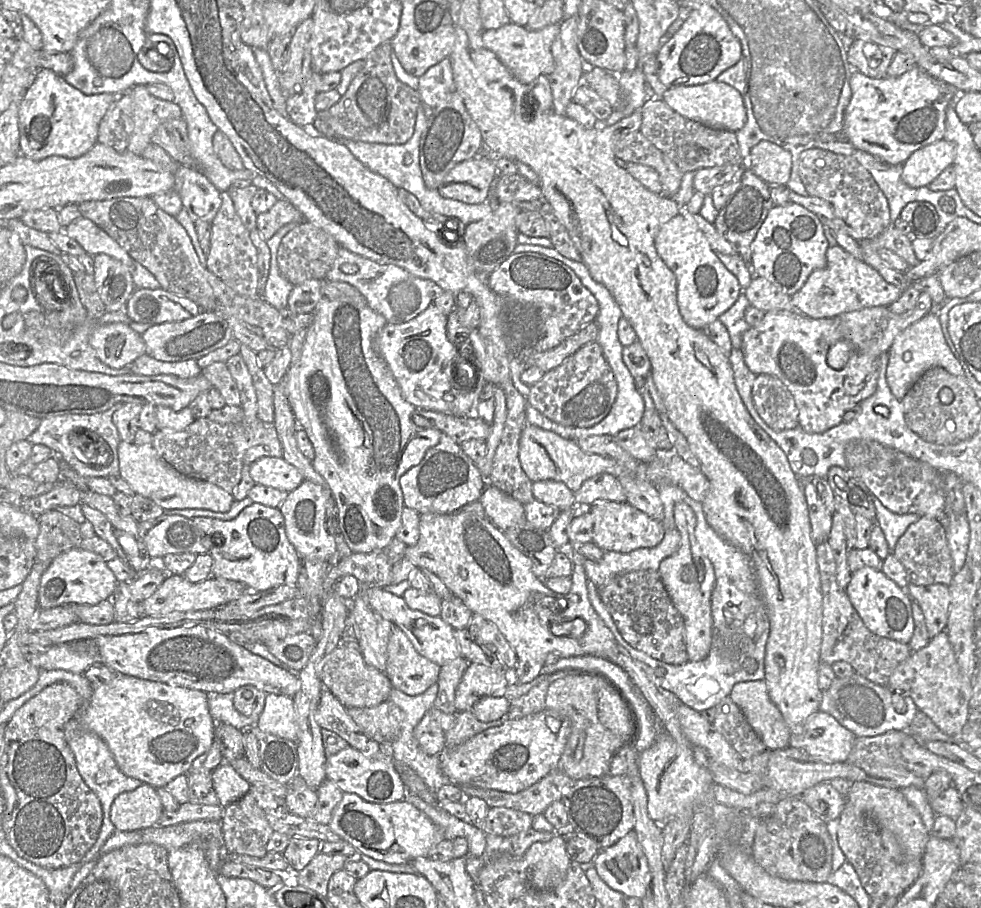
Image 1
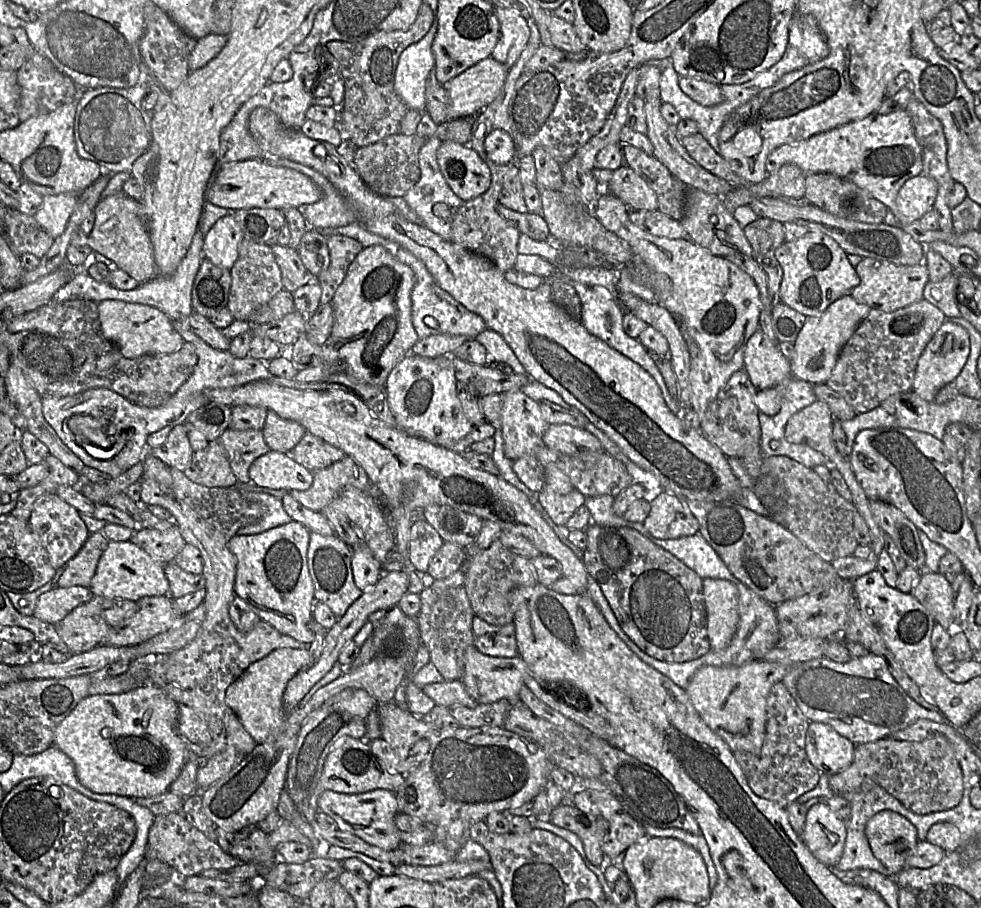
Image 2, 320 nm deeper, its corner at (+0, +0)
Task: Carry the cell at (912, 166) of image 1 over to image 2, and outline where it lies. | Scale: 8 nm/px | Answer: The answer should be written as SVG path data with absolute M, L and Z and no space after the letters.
M924 174L908 179L896 197L896 206L900 213L899 223L907 225L919 221L925 213L933 209L937 189L936 182Z

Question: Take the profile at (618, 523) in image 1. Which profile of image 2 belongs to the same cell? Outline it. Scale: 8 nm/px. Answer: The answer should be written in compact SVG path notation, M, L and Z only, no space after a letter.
M663 491L650 504L651 509L643 525L652 536L677 539L699 532L699 523L683 499Z

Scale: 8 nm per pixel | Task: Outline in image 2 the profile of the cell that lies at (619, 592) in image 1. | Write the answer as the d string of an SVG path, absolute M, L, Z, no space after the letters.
M590 523L585 531L587 546L582 560L586 571L600 586L620 628L642 651L660 661L681 663L710 650L703 579L697 573L632 528Z

